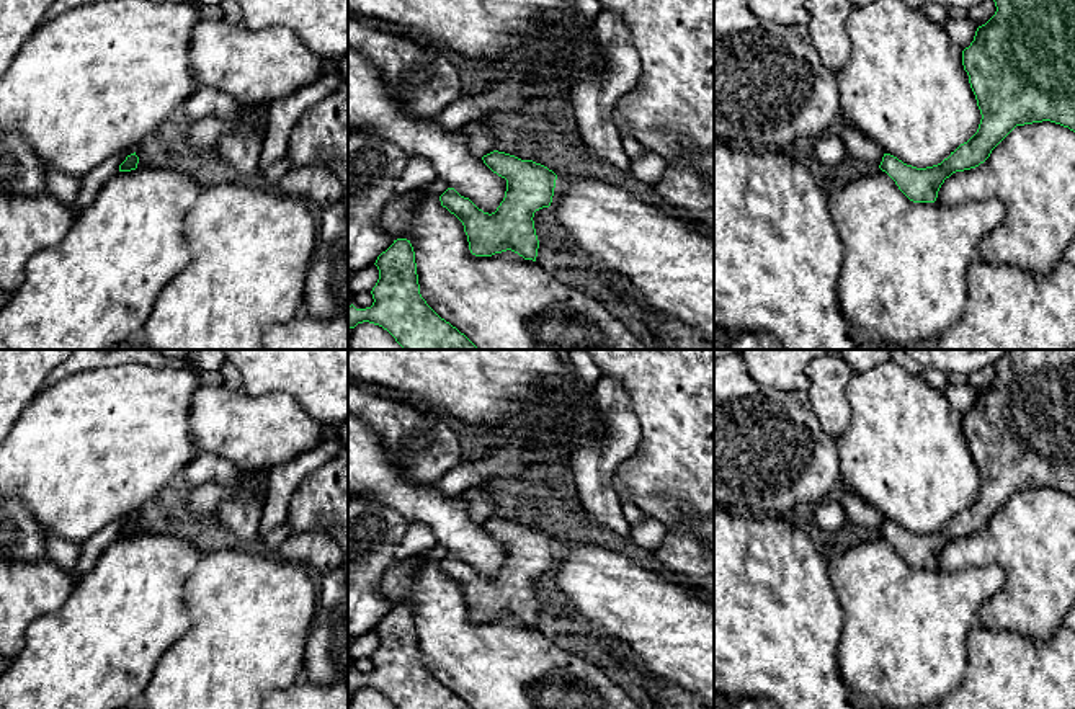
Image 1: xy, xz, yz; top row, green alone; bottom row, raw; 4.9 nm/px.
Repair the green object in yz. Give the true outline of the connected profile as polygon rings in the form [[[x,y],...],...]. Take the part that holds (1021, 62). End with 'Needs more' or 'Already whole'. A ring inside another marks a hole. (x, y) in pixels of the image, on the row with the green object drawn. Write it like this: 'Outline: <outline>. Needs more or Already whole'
Outline: [[[993,0],[997,11],[962,51],[982,119],[977,132],[941,163],[917,168],[884,154],[879,168],[913,203],[934,203],[946,178],[984,163],[1016,127],[1050,121],[1075,132],[1075,0]]]. Already whole

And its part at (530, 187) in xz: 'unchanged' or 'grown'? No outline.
unchanged

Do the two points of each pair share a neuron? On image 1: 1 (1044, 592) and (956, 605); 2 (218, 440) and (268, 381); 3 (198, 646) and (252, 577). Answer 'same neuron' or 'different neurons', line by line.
1: different neurons
2: different neurons
3: same neuron

